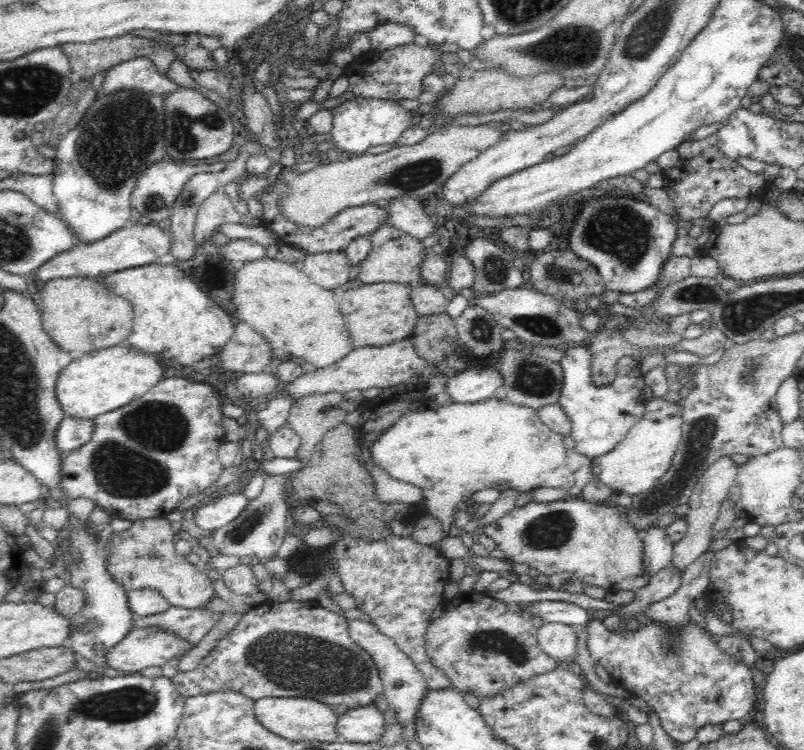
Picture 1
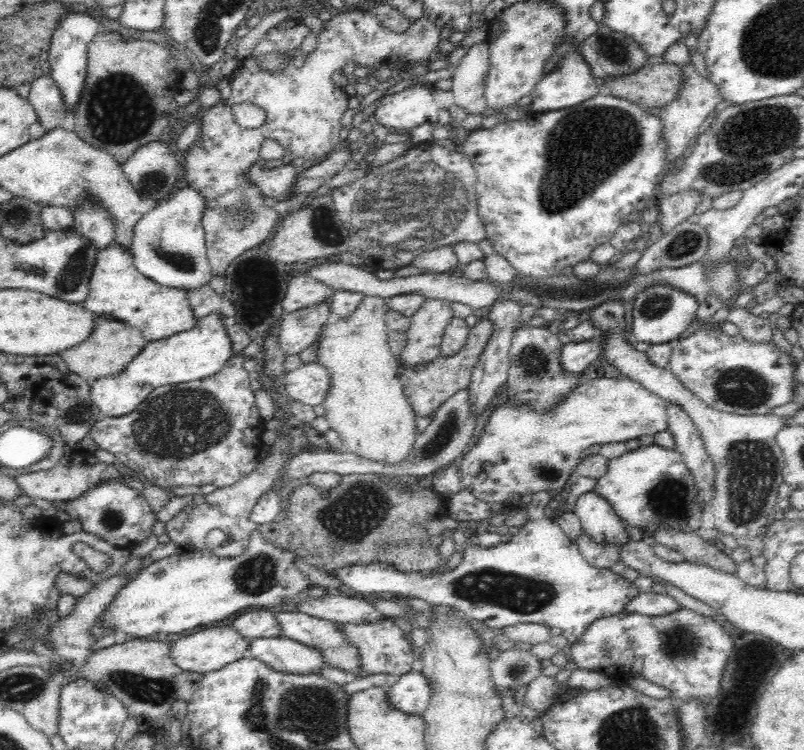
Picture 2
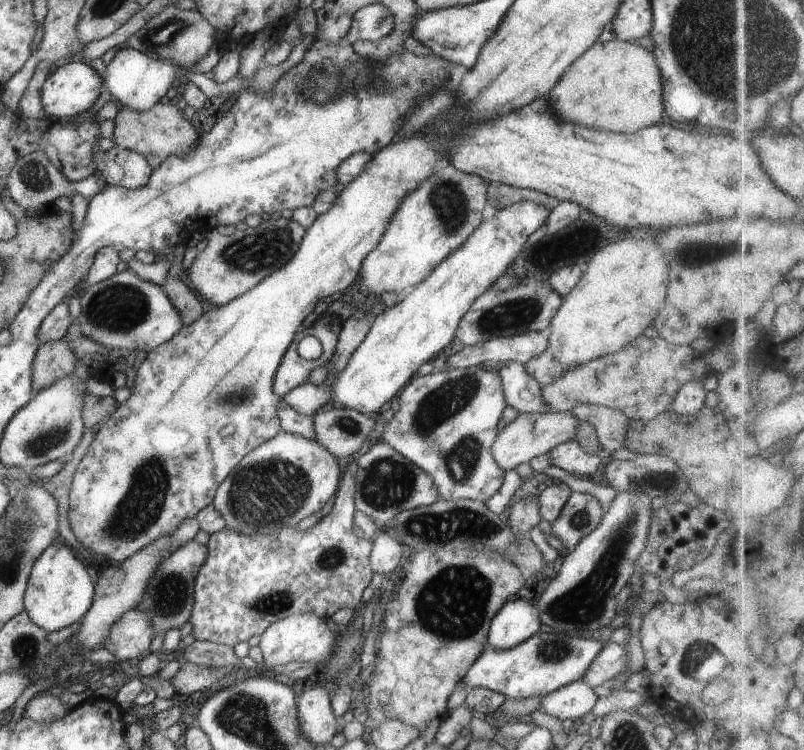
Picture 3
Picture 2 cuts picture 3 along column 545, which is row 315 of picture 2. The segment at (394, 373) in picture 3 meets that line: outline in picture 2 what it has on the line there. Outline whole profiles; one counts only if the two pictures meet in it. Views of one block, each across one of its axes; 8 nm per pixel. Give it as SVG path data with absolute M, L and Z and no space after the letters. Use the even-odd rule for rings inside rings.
M212 311L197 319L192 330L147 342L142 352L132 358L120 374L94 380L90 386L90 399L100 409L102 416L120 417L130 414L156 387L208 378L222 370L234 355L232 340L228 337L222 316L220 311Z

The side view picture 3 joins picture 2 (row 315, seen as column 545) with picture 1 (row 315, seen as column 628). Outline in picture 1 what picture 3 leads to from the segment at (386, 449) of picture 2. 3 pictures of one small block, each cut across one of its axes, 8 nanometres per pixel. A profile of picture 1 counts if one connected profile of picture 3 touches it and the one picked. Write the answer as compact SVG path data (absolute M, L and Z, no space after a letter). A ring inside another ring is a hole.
M266 257L232 270L234 314L238 314L238 321L248 322L277 351L291 354L311 369L321 369L354 349L346 318L339 309L340 293L313 283L300 266L279 257Z

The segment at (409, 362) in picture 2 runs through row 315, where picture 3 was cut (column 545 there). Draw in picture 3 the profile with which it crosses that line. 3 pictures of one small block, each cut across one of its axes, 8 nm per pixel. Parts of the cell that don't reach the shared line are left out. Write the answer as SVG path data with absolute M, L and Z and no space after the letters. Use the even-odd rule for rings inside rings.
M528 412L519 413L513 422L498 434L493 443L493 460L506 473L520 466L522 462L530 462L532 458L546 454L555 446L574 440L578 432L578 420L568 412Z

